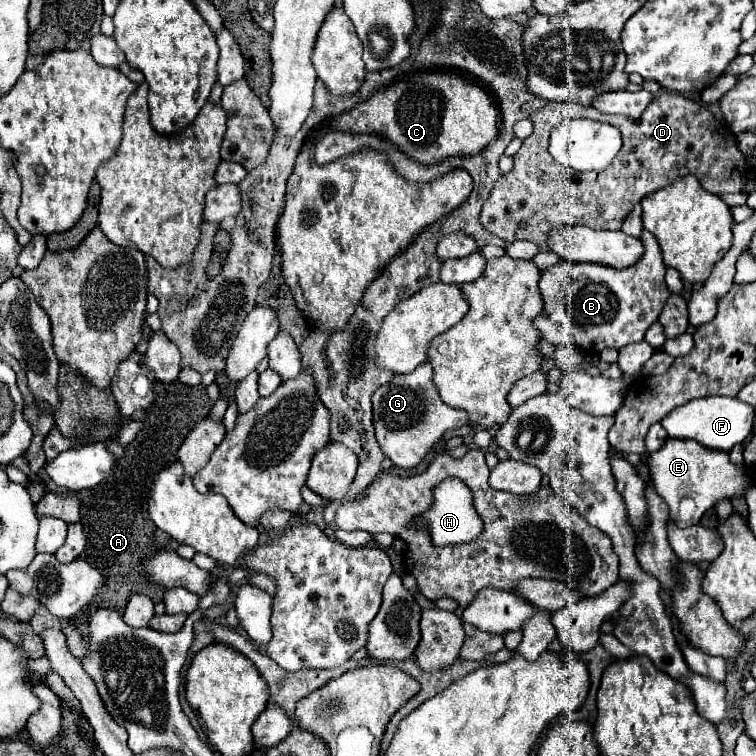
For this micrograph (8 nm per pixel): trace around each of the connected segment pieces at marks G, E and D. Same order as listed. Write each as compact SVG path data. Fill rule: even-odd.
M428 361L418 365L414 373L394 375L390 383L378 387L372 395L372 407L376 439L386 457L402 469L416 467L432 449L432 445L444 435L444 431L468 423L466 411L442 403L432 383L432 367Z
M666 439L664 447L652 453L648 463L656 493L668 503L670 519L678 523L678 527L696 525L702 515L718 501L744 497L752 485L752 479L748 479L744 465L732 463L730 457L722 451L706 451L706 447L692 441Z
M672 91L656 93L640 119L602 115L596 109L578 103L548 103L534 111L530 119L534 131L514 155L514 169L494 183L492 195L484 203L480 215L480 223L508 243L524 239L536 243L542 251L548 251L548 235L554 227L586 225L592 229L616 231L622 227L636 201L642 201L648 193L666 187L678 177L696 175L706 191L720 195L742 193L750 171L730 129L716 121L704 105ZM564 119L596 119L616 125L622 131L624 143L612 165L602 171L580 173L556 163L548 152L549 138L552 129ZM708 167L714 175L708 175ZM660 173L664 175L664 181L660 181Z

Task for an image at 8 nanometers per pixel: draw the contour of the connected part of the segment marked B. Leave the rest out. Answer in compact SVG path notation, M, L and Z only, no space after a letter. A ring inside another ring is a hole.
M642 231L640 241L646 253L628 269L612 269L596 263L560 261L558 265L542 271L538 289L544 301L540 315L534 319L534 327L540 339L560 345L576 345L588 353L600 353L602 349L620 349L628 343L644 339L648 327L658 319L670 291L664 283L666 265L658 251L658 243L652 233Z

